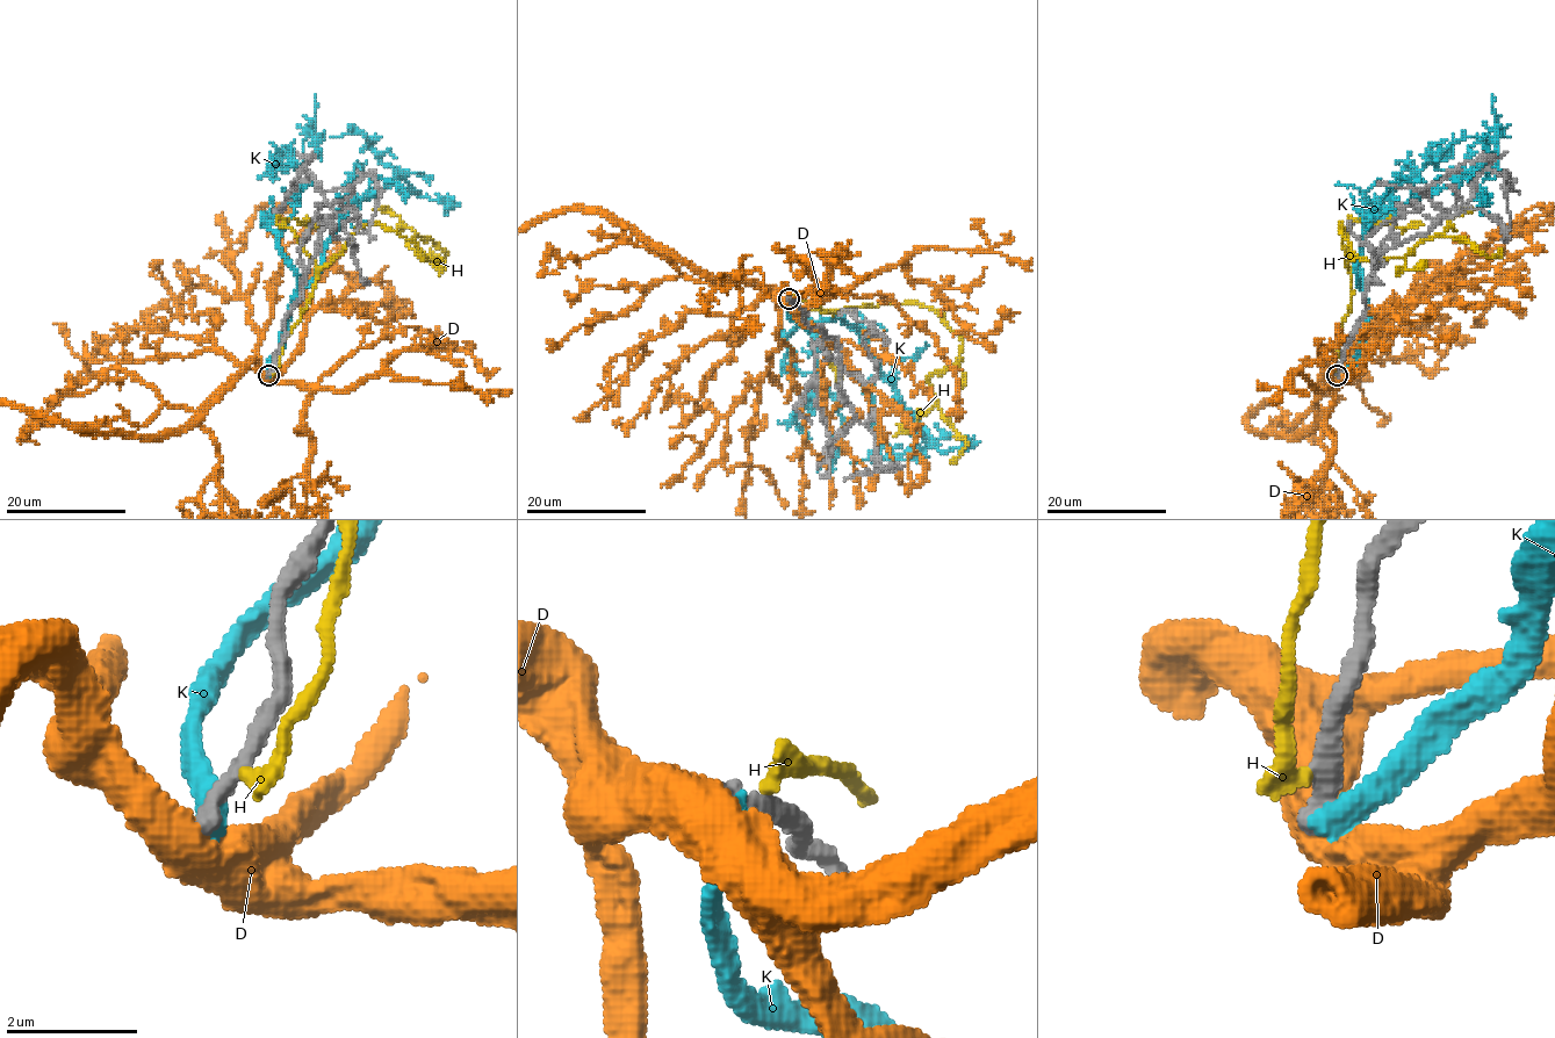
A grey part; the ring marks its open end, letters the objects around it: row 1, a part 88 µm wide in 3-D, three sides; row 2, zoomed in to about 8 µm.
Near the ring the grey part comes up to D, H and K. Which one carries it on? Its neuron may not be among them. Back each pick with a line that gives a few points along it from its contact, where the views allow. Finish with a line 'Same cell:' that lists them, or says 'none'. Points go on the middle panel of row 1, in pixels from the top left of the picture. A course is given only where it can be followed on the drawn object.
Same cell: none

